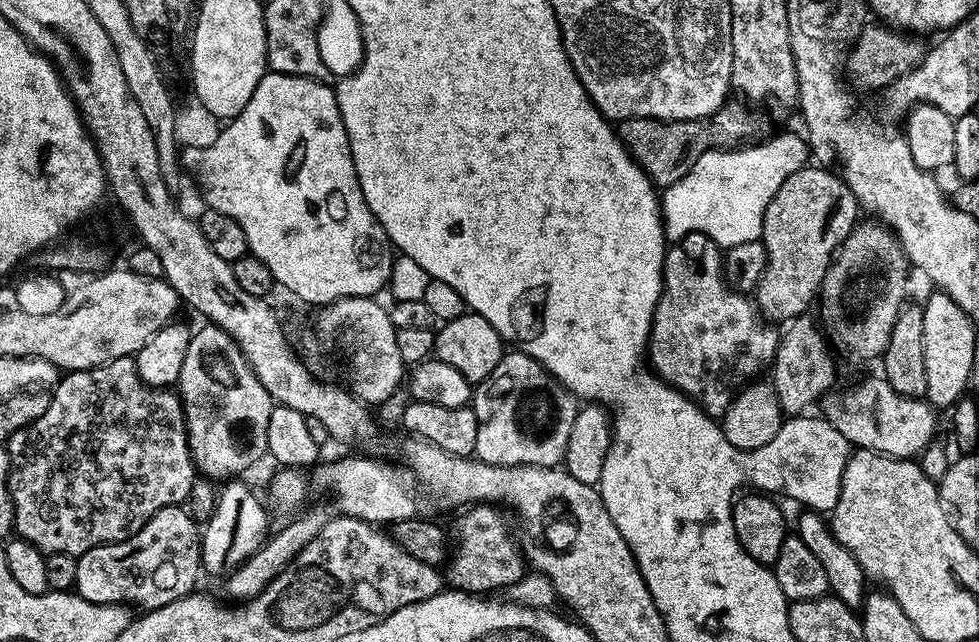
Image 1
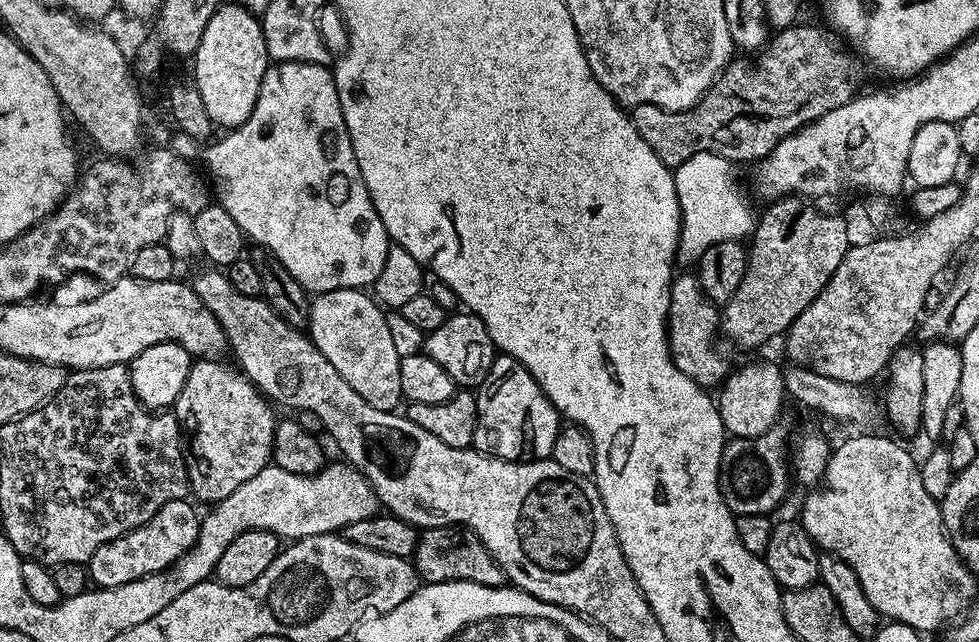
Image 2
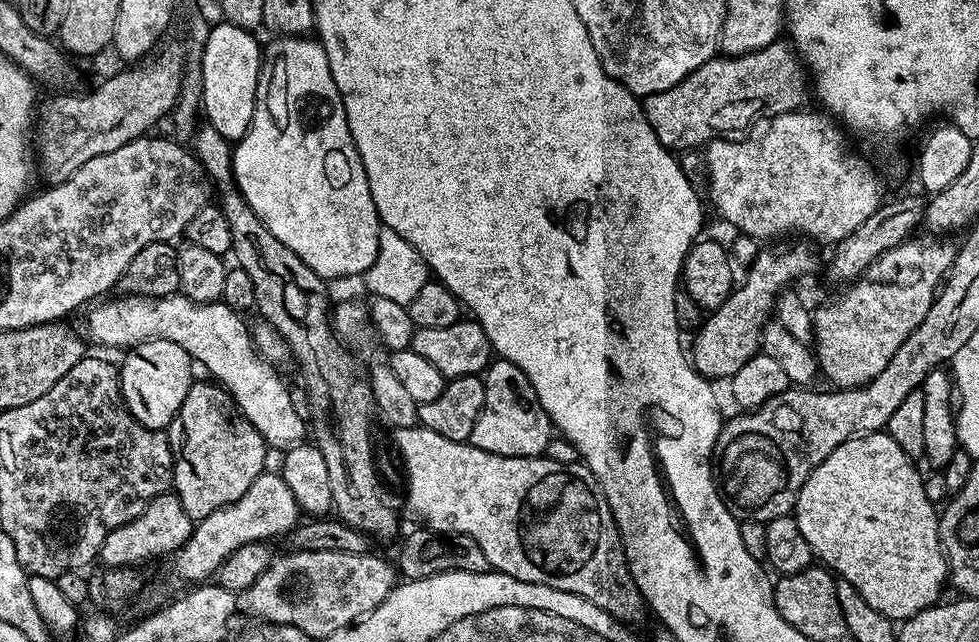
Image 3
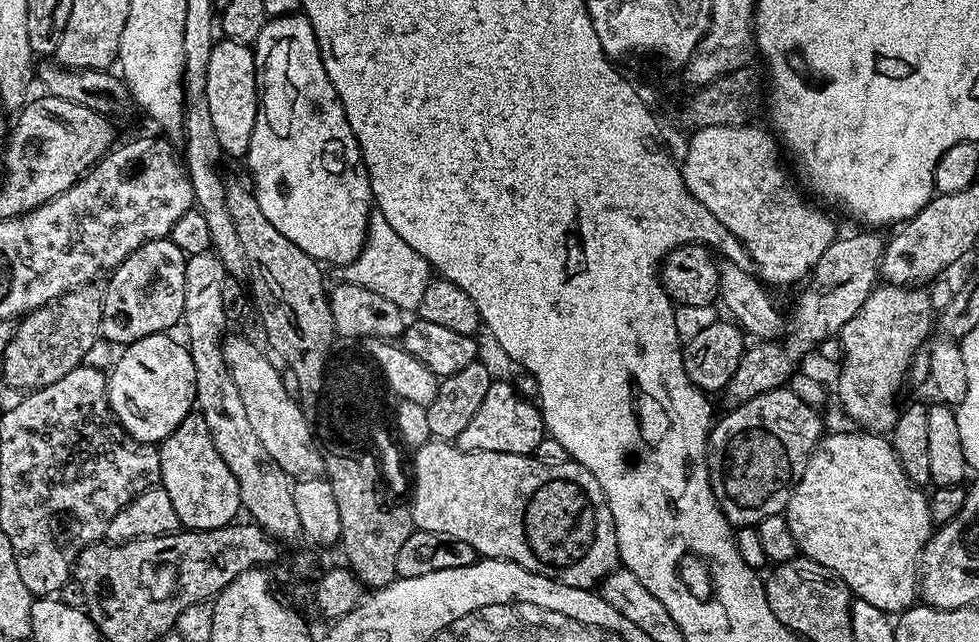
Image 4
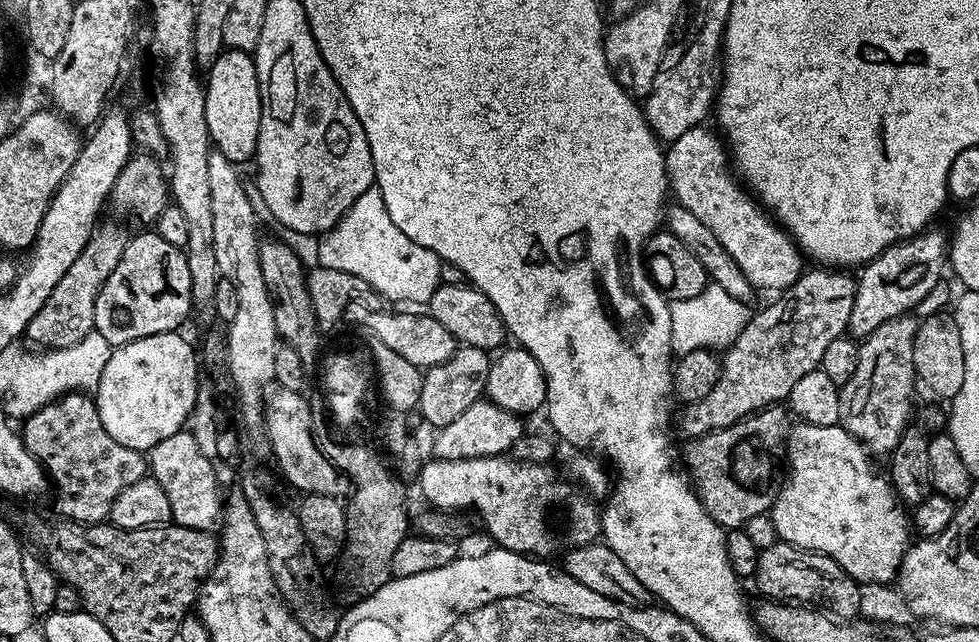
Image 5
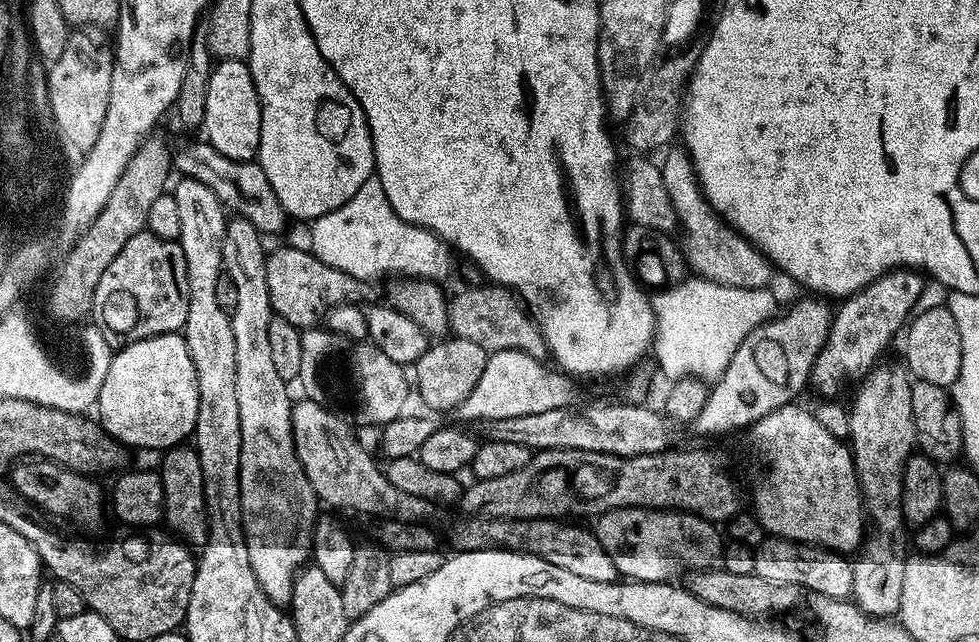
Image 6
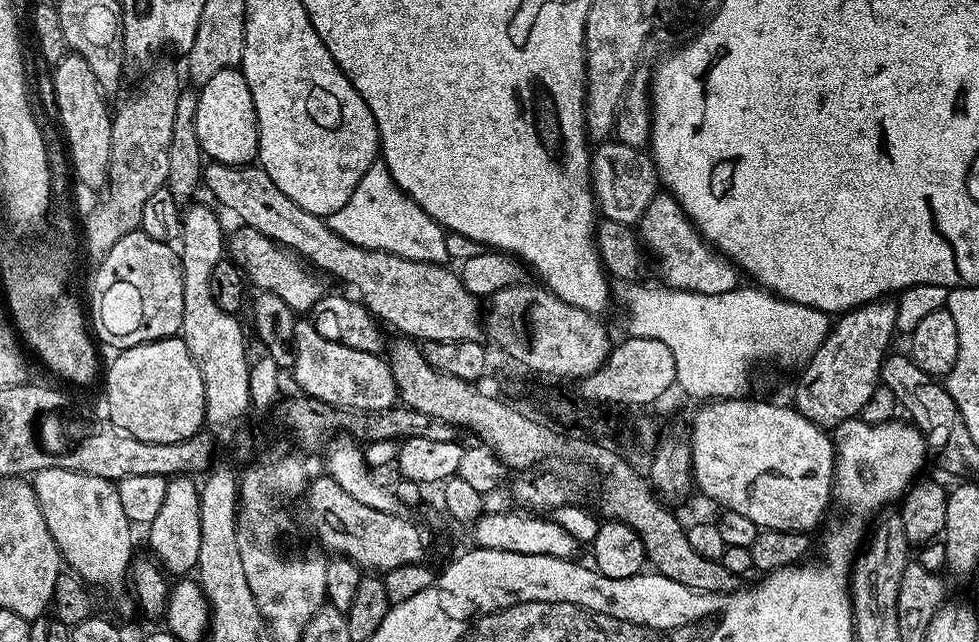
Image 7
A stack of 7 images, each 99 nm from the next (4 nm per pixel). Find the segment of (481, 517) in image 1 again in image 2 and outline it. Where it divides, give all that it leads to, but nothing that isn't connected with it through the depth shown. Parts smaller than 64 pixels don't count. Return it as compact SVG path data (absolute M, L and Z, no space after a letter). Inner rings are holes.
M460 526L446 528L426 528L419 533L417 546L410 557L416 566L417 577L424 584L441 584L451 580L469 580L482 586L501 587L505 583L504 572L492 555L484 548L484 544L473 532Z

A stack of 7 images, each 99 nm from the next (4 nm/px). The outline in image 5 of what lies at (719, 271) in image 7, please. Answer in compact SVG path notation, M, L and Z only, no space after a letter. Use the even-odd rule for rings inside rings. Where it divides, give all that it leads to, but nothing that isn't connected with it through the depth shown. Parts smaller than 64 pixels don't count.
M708 126L691 128L686 134L681 134L678 139L667 145L664 153L664 165L668 171L668 186L675 203L686 206L690 214L698 217L703 224L718 238L726 254L734 260L738 270L746 274L752 283L753 289L765 288L771 294L779 294L784 289L794 286L794 282L805 271L806 260L795 240L776 223L775 219L754 199L751 191L734 175L733 165L730 163L730 152L725 141Z

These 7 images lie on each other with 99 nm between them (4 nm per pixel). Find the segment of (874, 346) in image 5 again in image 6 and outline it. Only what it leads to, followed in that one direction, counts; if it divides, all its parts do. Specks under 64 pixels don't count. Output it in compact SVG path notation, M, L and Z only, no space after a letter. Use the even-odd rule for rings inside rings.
M881 362L859 381L856 397L852 400L852 408L847 413L848 434L852 449L852 460L856 463L856 477L860 479L860 491L866 509L866 520L870 527L866 539L852 560L854 570L854 586L851 599L871 616L895 617L900 611L902 598L902 578L906 574L906 562L910 552L910 544L906 539L906 525L902 514L902 482L904 481L904 464L913 455L912 448L918 441L914 414L911 413L911 388L913 381L903 363L887 364Z

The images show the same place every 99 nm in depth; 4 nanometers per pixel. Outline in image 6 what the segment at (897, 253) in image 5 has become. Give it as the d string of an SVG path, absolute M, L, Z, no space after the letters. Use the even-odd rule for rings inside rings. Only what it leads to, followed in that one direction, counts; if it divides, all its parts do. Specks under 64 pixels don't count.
M895 268L892 272L882 274L874 282L870 282L862 290L843 301L844 304L833 315L832 325L824 343L824 349L812 367L811 387L821 392L821 397L832 398L836 391L847 380L859 382L881 363L888 343L901 335L902 329L909 323L912 310L918 296L926 283L919 271L906 268Z

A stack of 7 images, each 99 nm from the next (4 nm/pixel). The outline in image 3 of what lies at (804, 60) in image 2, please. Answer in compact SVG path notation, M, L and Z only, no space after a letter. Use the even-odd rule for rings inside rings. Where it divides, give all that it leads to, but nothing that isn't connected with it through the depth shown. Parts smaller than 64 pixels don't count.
M777 42L741 56L717 55L678 86L645 96L642 103L646 122L668 149L696 150L712 140L739 137L759 120L770 122L776 116L803 109L807 96L809 73L787 43Z

